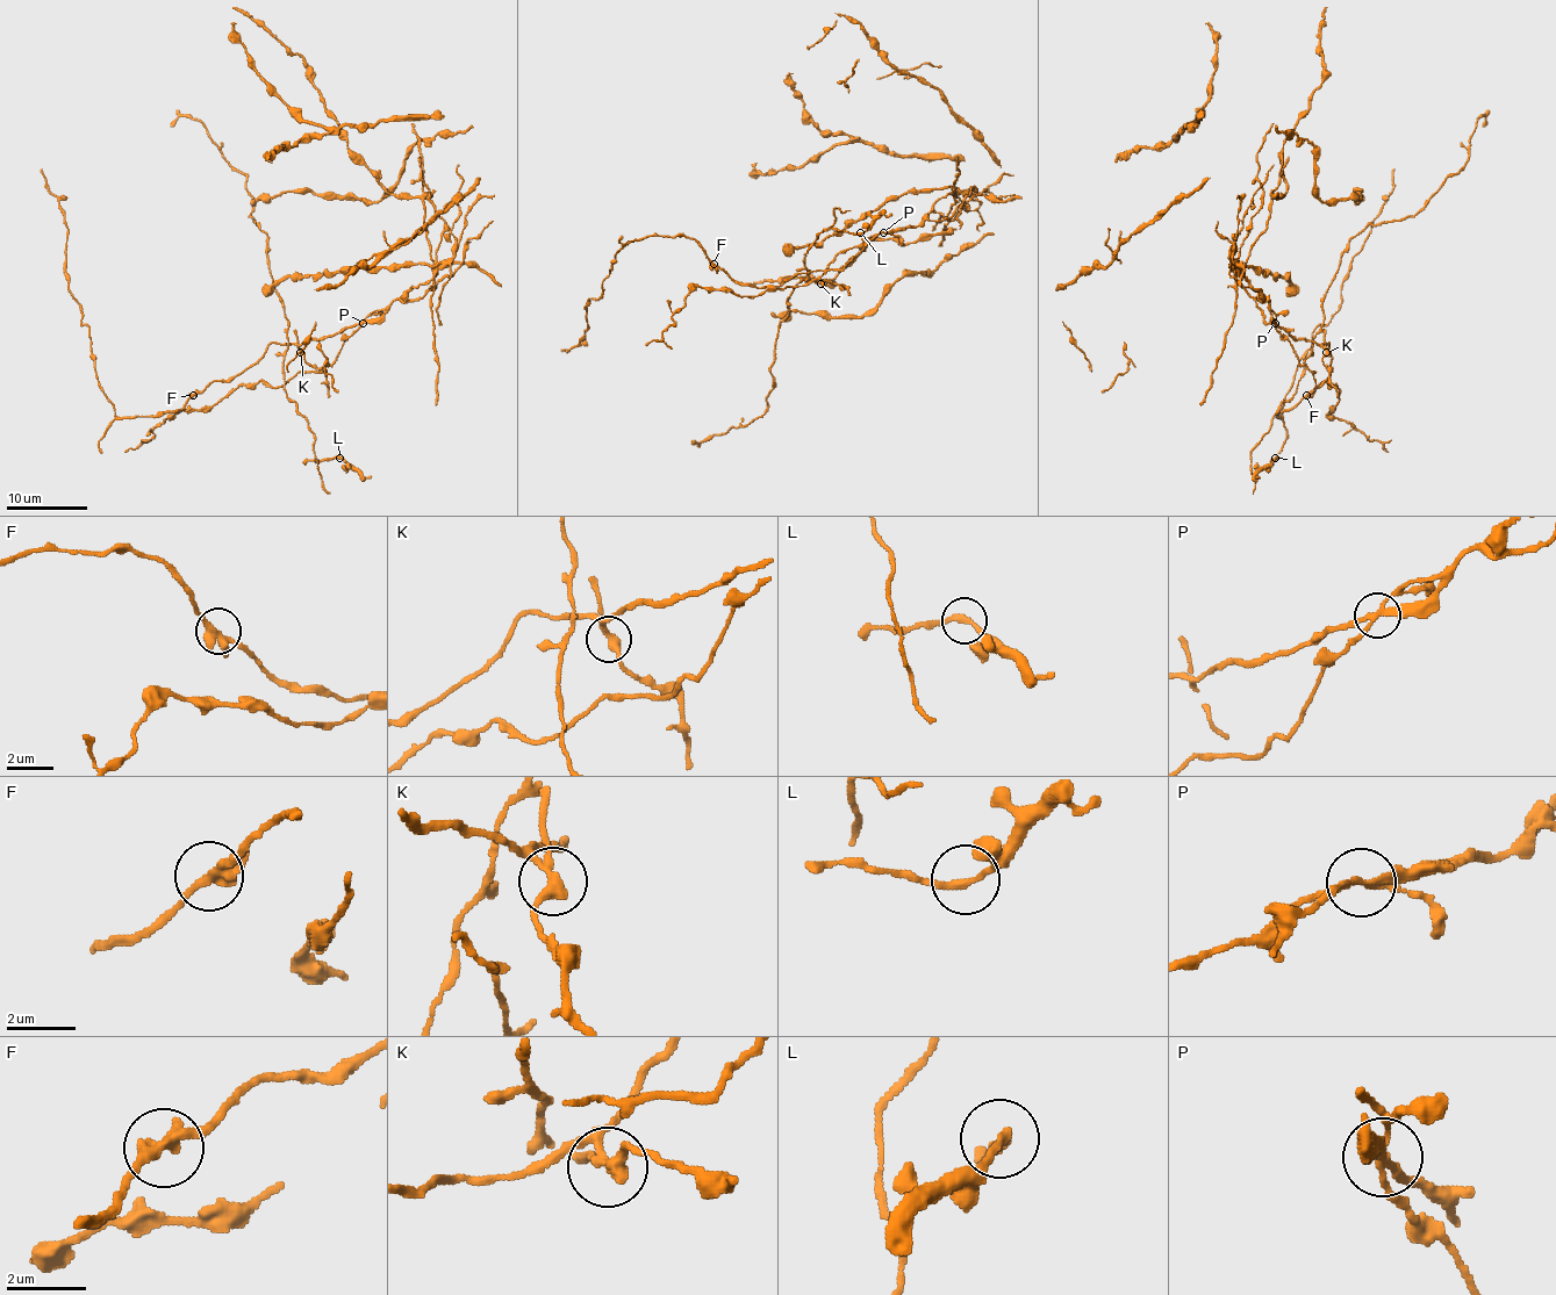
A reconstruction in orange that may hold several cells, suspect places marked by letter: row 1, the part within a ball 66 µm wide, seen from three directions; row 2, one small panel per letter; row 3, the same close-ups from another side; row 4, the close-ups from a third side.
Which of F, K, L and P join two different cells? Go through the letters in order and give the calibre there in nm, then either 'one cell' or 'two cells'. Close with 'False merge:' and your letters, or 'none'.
F: 320 nm | one cell
K: 320 nm | two cells
L: 220 nm | one cell
P: 180 nm | two cells
False merge: K, P

